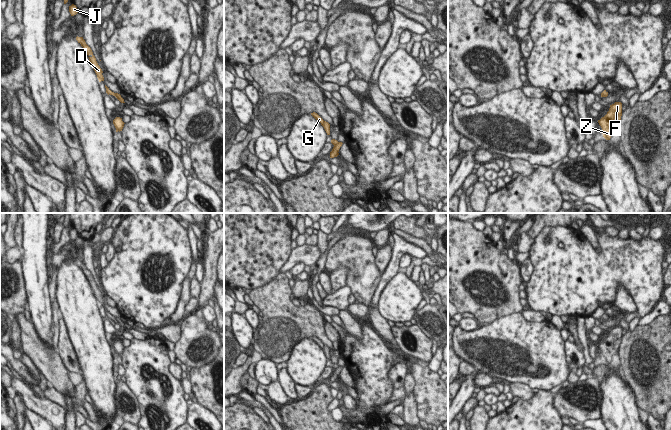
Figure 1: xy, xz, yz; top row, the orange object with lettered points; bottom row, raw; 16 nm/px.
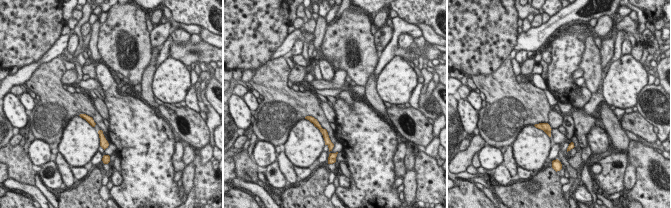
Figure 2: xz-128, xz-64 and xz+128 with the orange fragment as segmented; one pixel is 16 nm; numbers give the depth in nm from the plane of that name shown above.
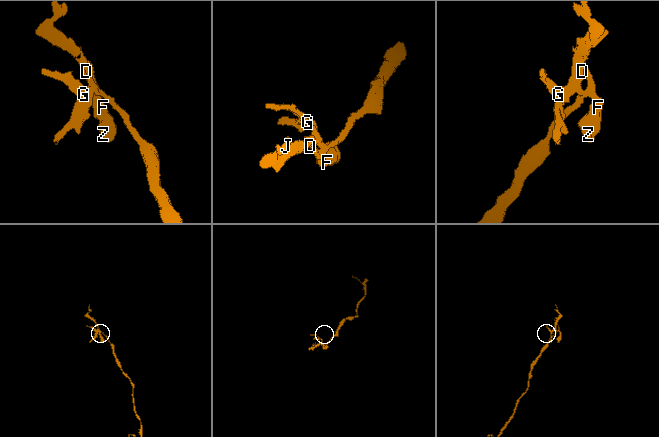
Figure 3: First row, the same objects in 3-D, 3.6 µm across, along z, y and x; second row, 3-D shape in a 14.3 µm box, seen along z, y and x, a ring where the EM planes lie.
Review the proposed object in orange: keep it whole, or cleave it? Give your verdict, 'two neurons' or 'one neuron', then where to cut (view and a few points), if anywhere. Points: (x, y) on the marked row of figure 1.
two neurons; cut in xz along (339, 142), (334, 145)

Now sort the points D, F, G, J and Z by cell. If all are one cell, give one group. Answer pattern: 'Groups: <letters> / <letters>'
Groups: D G J / F Z

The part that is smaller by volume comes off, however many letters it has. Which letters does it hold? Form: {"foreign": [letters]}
{"foreign": ["D", "G", "J"]}

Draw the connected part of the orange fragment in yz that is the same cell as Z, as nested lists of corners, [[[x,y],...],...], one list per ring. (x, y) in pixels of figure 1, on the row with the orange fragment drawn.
[[[615,102],[610,105],[607,114],[598,120],[599,125],[602,128],[603,137],[606,140],[610,140],[614,131],[619,131],[619,123],[622,116],[622,103]]]

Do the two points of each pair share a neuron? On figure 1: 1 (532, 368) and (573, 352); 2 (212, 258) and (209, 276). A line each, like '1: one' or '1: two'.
1: two
2: one

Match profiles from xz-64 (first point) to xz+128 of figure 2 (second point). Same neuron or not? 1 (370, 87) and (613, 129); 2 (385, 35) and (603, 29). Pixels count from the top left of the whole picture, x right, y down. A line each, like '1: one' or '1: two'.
1: one
2: two

